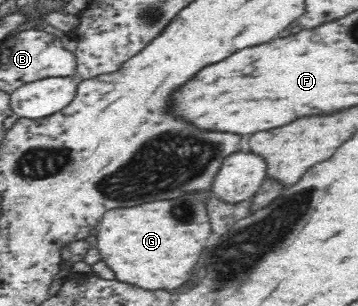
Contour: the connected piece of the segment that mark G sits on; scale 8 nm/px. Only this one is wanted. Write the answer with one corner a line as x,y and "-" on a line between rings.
211,190
187,194
181,198
171,199
171,202
147,204
137,208
117,208
104,214
105,218
99,224
97,232
97,250
101,260
113,270
115,280
147,290
177,290
181,284
189,282
193,276
193,268
199,262
203,248
207,246
207,238
211,234
209,216
205,208
205,200
213,196

